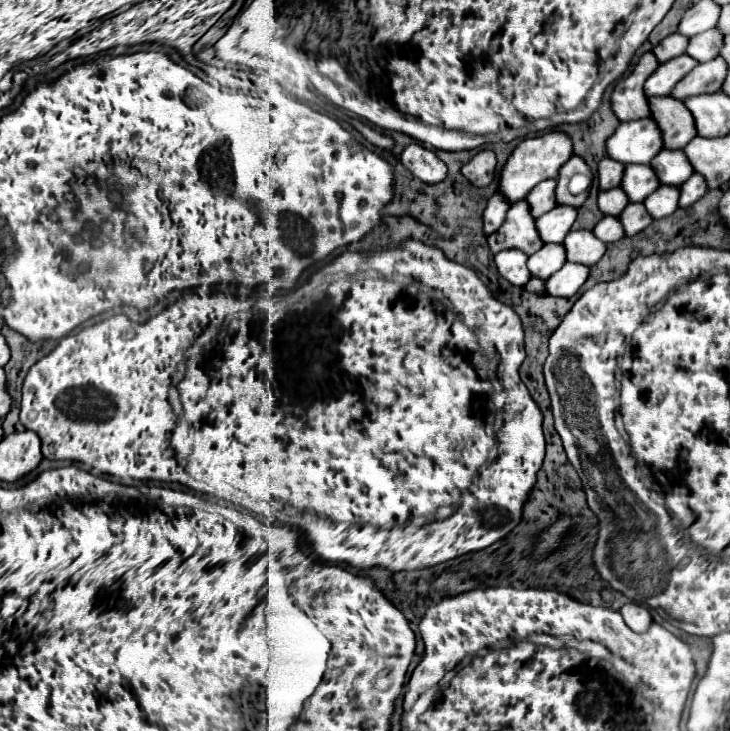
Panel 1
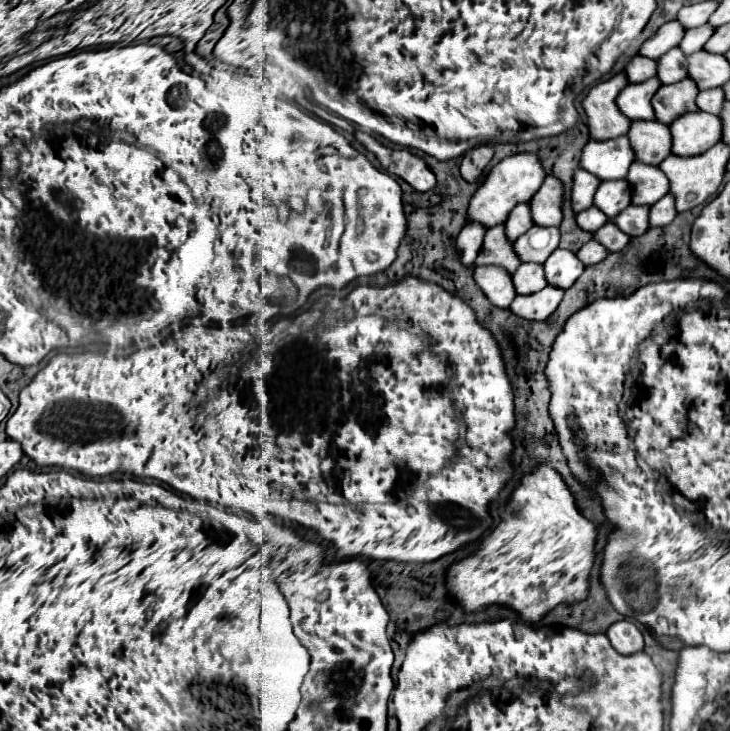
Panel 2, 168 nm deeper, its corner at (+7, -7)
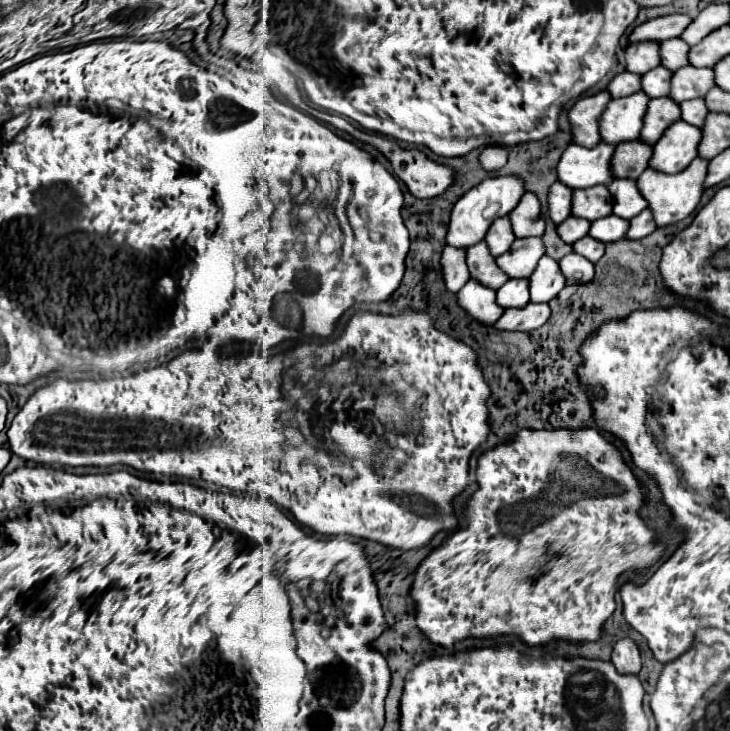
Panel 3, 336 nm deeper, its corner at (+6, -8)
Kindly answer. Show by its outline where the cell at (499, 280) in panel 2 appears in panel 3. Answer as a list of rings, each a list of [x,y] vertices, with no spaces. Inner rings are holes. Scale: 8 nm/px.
[[[470,278],[458,292],[458,304],[482,324],[494,324],[504,312],[502,306],[494,302],[494,294],[496,290],[490,290],[488,286],[482,286],[474,282],[474,278]]]

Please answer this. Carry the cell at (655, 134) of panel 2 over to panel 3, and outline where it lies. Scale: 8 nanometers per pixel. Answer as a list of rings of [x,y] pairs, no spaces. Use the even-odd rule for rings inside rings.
[[[642,140],[636,142],[622,142],[622,146],[616,148],[616,154],[612,158],[612,172],[616,178],[638,178],[642,170],[648,168],[648,158],[654,152],[652,144],[646,144]]]

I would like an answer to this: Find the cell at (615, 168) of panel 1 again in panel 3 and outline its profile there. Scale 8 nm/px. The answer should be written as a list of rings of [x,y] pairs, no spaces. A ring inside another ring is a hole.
[[[556,182],[550,188],[550,196],[548,196],[550,218],[556,224],[564,222],[570,216],[570,194],[574,194],[574,190],[570,190],[570,186],[562,186],[562,182]]]

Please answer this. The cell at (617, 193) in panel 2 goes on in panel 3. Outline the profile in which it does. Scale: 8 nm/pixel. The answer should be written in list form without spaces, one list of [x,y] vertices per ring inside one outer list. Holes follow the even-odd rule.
[[[590,186],[584,190],[574,190],[572,216],[586,218],[590,222],[612,214],[612,198],[606,186]]]

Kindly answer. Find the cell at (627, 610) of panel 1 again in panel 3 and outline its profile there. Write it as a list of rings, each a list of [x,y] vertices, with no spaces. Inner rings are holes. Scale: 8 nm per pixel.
[[[628,636],[620,638],[612,650],[612,662],[618,668],[618,672],[638,674],[640,672],[640,652],[638,652],[636,642]]]

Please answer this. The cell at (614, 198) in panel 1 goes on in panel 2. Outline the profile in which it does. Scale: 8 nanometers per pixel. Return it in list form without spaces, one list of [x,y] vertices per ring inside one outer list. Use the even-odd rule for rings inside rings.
[[[589,207],[589,209],[581,211],[581,213],[577,213],[575,221],[577,221],[577,225],[579,225],[583,231],[593,233],[593,231],[597,231],[601,225],[605,225],[609,219],[607,219],[601,211],[597,211],[597,209]]]

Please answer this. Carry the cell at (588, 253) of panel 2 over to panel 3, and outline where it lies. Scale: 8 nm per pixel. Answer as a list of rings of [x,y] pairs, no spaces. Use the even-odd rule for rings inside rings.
[[[568,254],[560,260],[560,268],[568,280],[568,284],[584,284],[594,278],[594,264],[580,254]]]

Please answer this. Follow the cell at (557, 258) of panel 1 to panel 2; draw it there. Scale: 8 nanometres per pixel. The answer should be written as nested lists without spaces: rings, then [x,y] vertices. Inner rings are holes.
[[[523,263],[513,275],[513,287],[517,295],[531,295],[545,287],[545,277],[541,273],[541,265]]]

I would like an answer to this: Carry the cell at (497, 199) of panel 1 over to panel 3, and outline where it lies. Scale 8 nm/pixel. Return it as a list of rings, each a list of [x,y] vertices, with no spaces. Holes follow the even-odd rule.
[[[446,246],[440,258],[440,264],[442,264],[446,288],[450,292],[458,292],[470,280],[470,272],[466,270],[466,250]]]

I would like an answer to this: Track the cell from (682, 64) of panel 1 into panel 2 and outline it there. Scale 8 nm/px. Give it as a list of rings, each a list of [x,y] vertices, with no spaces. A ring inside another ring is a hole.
[[[649,79],[637,85],[627,85],[619,95],[617,95],[617,107],[619,111],[629,119],[629,121],[651,121],[655,119],[653,107],[651,107],[651,97],[655,91],[661,87],[657,79]]]

